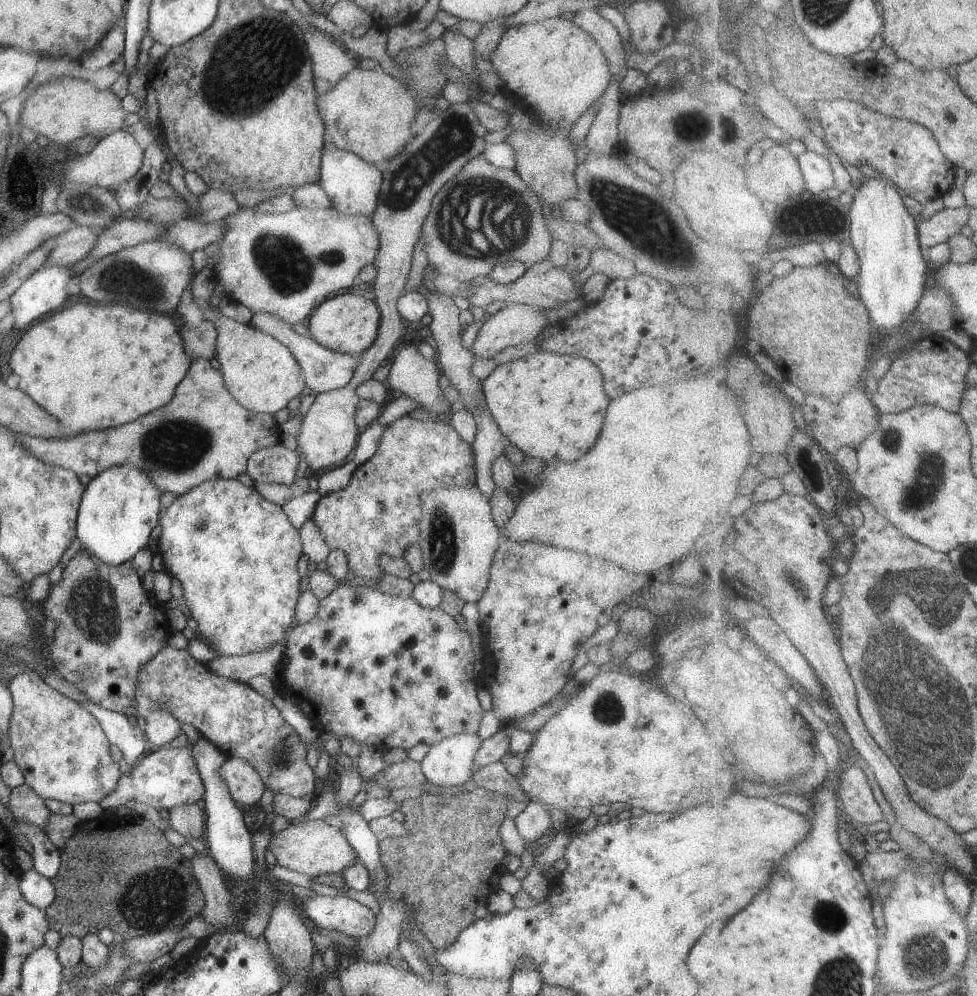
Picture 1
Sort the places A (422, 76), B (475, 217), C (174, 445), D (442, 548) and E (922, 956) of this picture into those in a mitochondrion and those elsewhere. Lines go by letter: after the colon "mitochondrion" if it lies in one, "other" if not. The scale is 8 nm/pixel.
A: other
B: mitochondrion
C: mitochondrion
D: mitochondrion
E: mitochondrion

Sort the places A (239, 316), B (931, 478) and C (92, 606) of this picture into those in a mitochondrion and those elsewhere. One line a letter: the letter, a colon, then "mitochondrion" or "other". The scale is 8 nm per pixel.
A: other
B: mitochondrion
C: mitochondrion

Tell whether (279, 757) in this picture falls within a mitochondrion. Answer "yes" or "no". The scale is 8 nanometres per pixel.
yes

